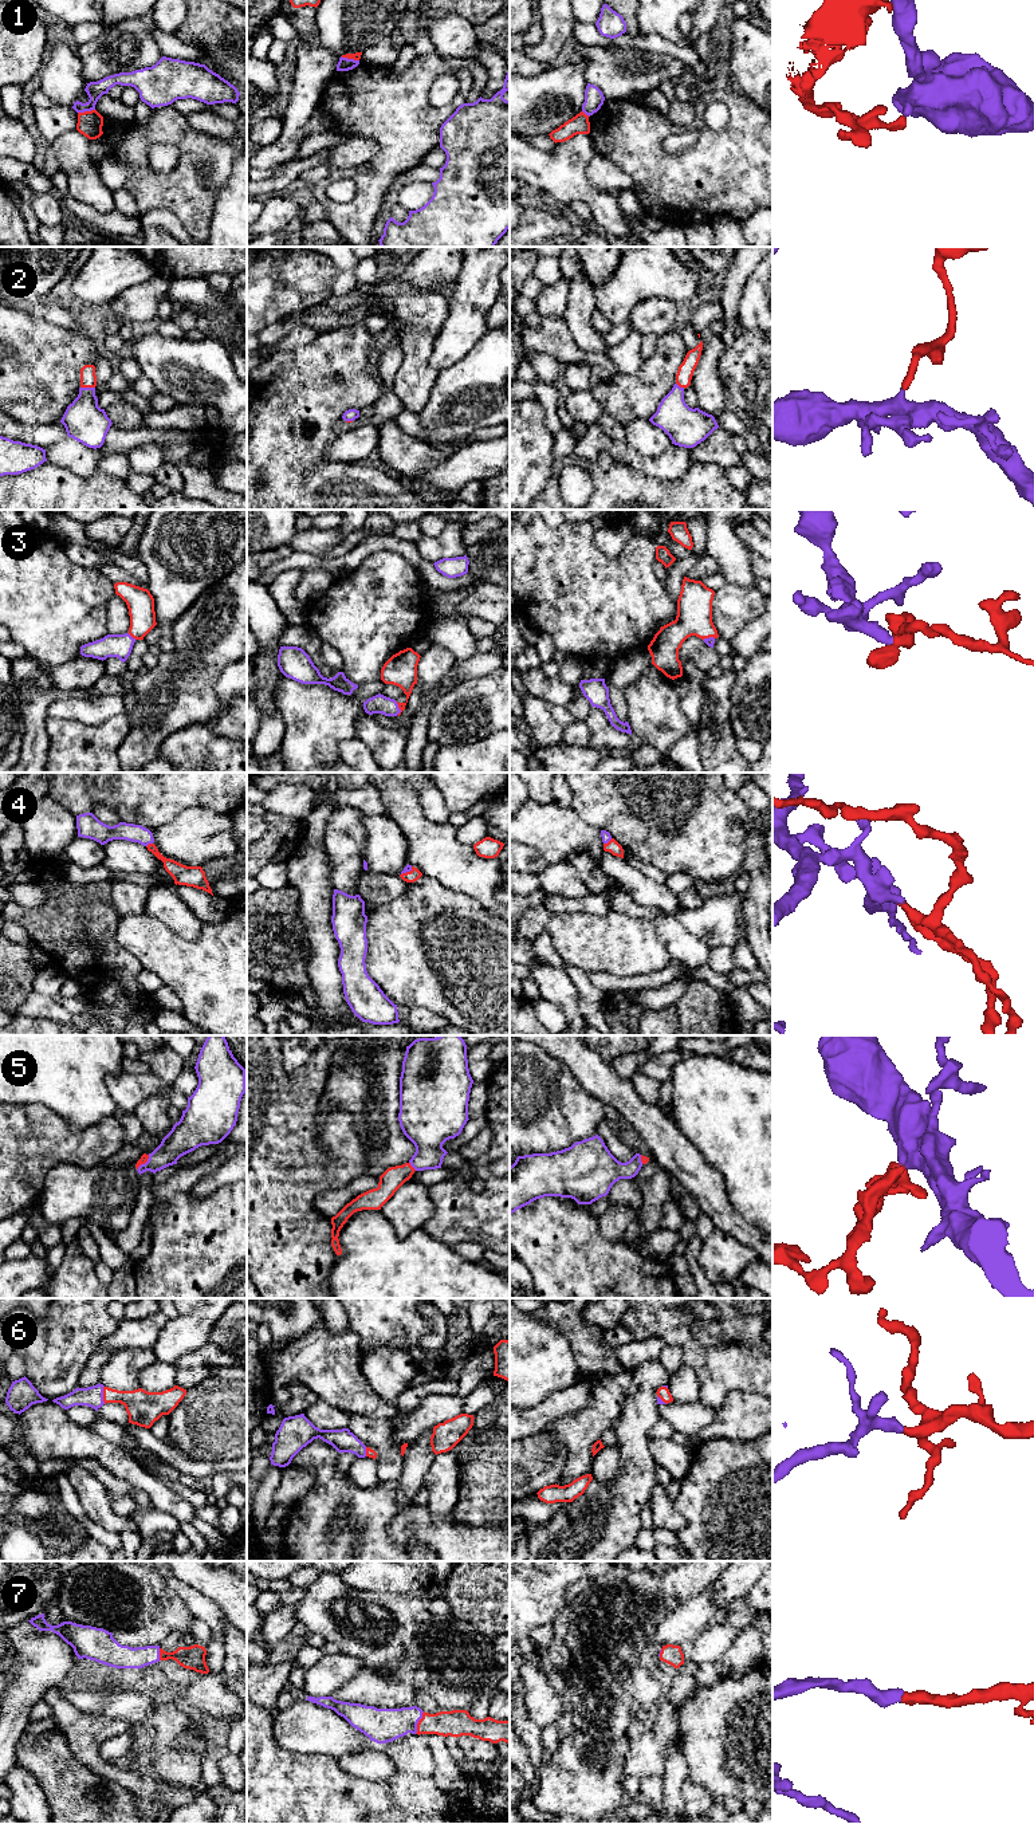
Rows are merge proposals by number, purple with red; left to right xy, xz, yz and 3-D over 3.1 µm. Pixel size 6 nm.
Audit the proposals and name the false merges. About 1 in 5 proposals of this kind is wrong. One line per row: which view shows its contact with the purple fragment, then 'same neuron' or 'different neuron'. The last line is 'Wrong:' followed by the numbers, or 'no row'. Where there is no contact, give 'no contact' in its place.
1: xy | different neuron
2: xy | same neuron
3: xz | same neuron
4: yz | same neuron
5: xz | same neuron
6: xy | same neuron
7: xz | same neuron
Wrong: 1

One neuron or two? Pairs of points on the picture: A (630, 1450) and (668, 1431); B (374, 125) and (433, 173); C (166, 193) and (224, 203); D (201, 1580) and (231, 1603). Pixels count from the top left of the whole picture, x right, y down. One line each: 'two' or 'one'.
A: two
B: two
C: two
D: one

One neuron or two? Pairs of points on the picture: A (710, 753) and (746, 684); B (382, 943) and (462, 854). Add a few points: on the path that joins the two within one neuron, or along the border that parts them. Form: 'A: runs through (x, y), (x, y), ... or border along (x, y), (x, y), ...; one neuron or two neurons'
A: border along (732, 684), (730, 723), (738, 738); two neurons
B: border along (423, 875), (436, 879), (451, 889), (466, 895); two neurons

